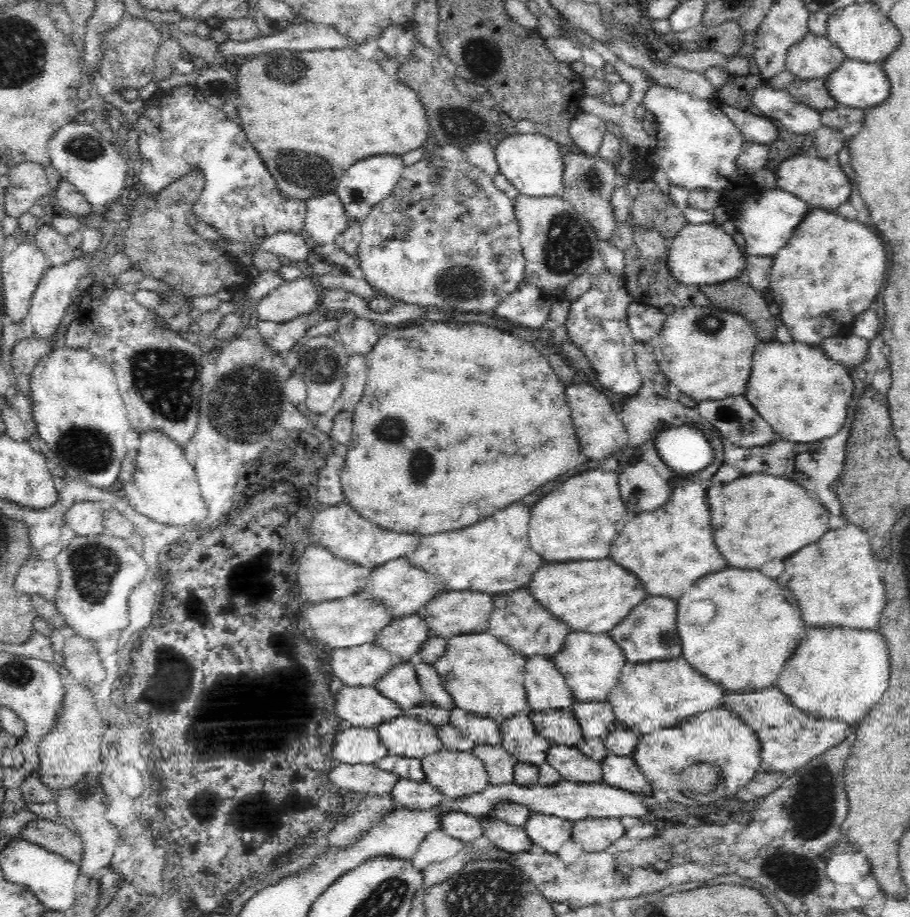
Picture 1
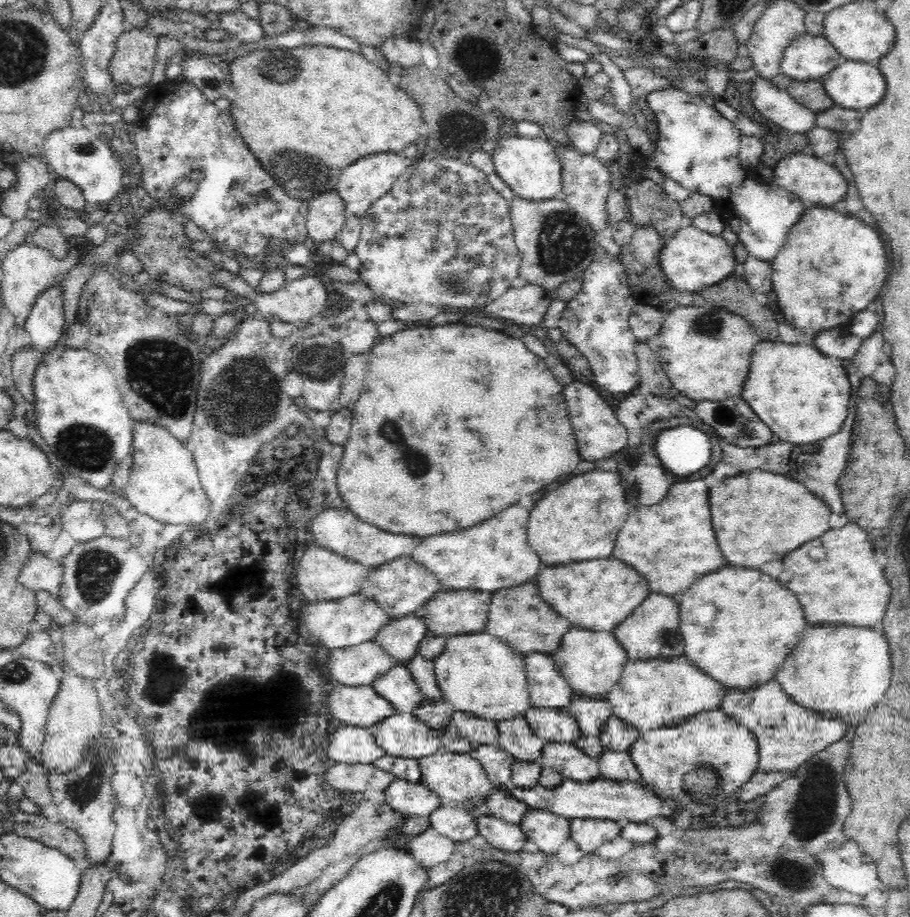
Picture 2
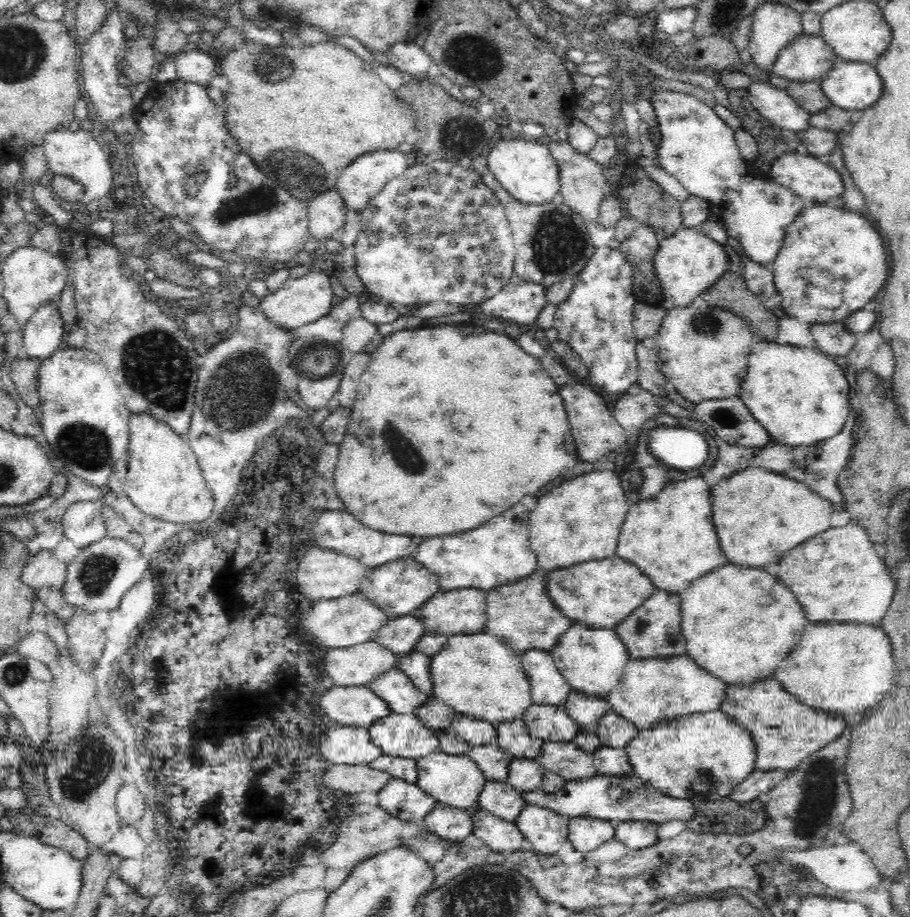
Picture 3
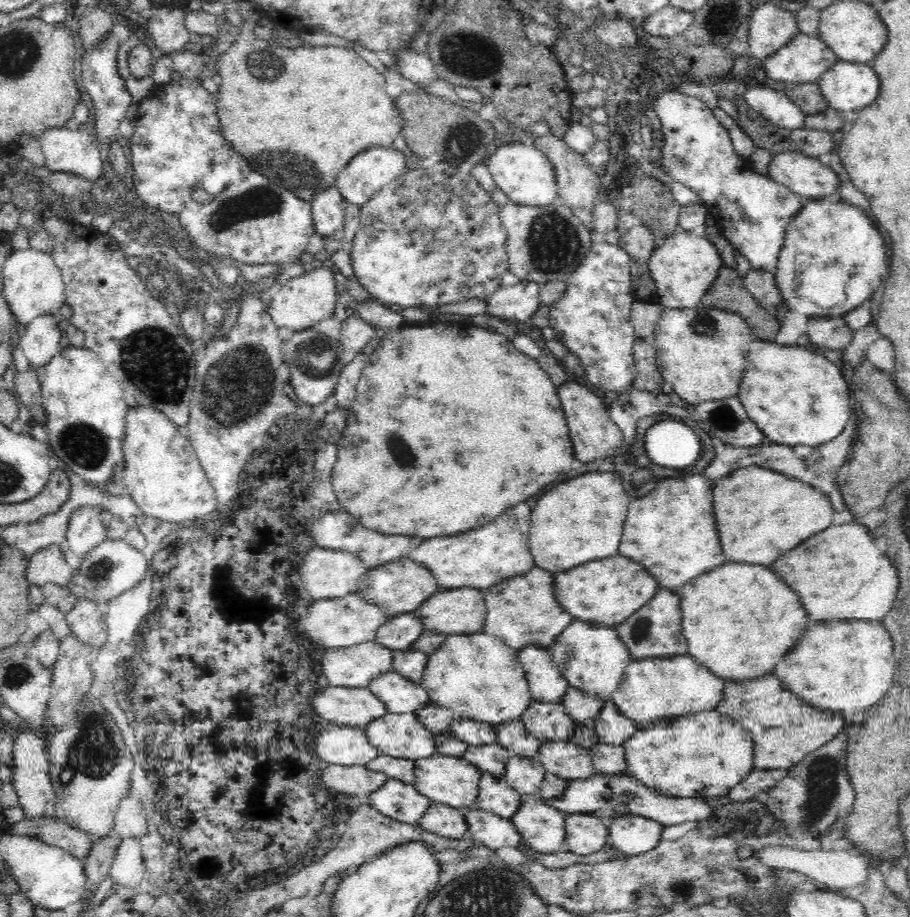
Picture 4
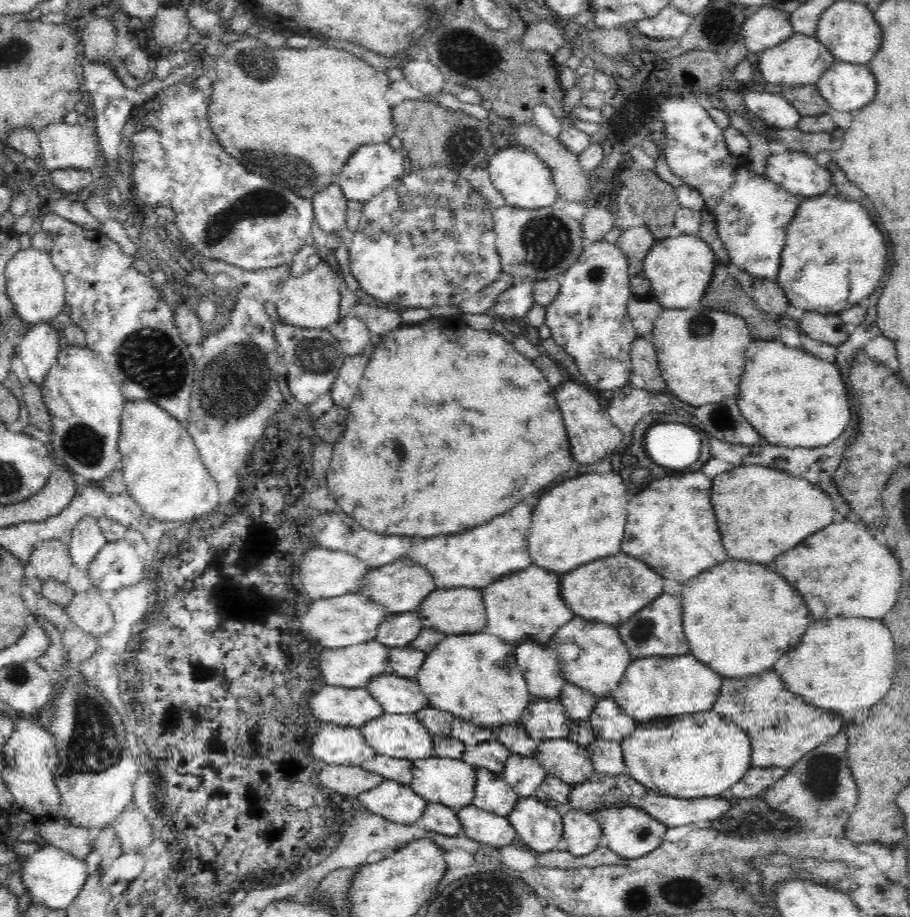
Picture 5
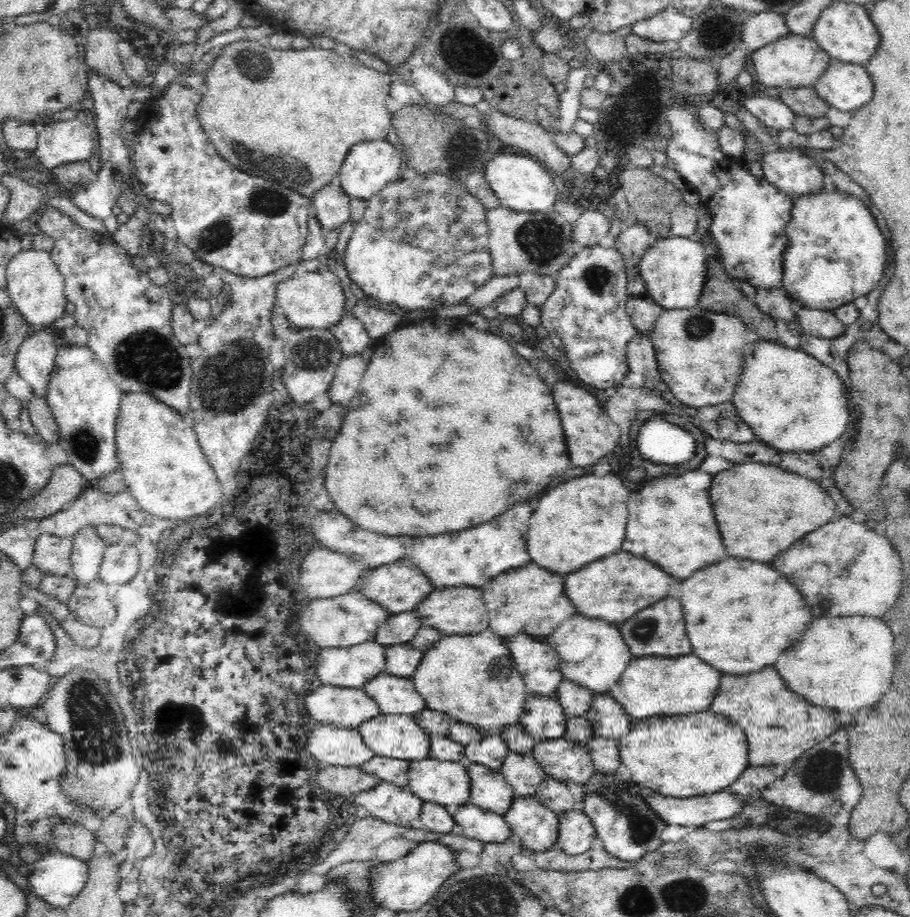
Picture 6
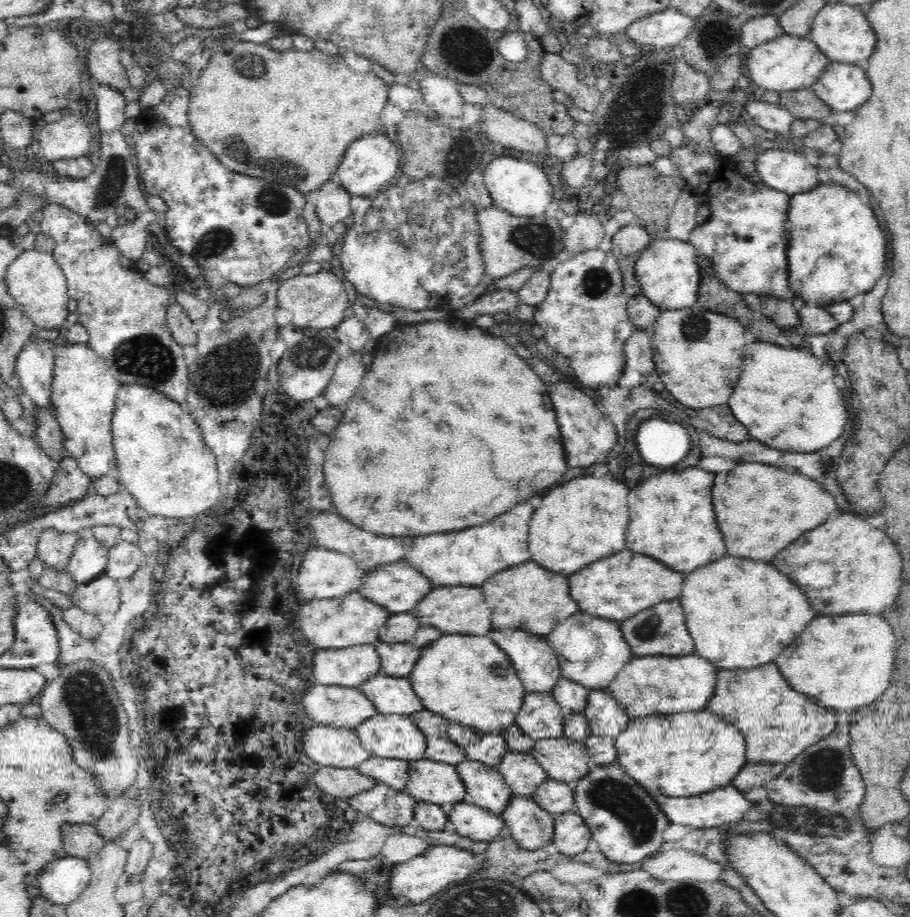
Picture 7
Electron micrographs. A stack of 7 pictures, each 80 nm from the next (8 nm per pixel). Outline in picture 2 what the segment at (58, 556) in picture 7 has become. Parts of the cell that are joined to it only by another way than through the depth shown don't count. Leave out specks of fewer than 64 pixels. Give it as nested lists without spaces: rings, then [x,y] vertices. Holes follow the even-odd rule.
[[[40,551],[32,553],[18,578],[22,586],[26,586],[34,592],[38,590],[48,591],[52,597],[59,595],[62,580],[62,562],[51,560],[47,553]]]

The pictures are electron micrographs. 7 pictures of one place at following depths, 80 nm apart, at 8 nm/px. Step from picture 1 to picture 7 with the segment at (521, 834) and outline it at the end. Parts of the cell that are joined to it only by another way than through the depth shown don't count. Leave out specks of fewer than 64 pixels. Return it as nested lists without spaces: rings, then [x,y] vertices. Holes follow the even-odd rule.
[[[466,799],[452,803],[447,817],[454,824],[454,832],[474,841],[492,841],[505,825],[502,813],[490,812]]]

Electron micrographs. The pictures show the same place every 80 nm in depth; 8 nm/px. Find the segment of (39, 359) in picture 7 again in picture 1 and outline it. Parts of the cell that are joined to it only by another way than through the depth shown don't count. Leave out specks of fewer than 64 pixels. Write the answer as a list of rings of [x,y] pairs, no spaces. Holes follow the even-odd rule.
[[[84,256],[77,261],[70,261],[66,264],[50,267],[49,271],[42,277],[37,291],[31,300],[28,317],[32,323],[32,332],[36,339],[50,339],[57,338],[60,340],[58,327],[62,324],[62,319],[67,309],[70,307],[72,301],[72,294],[76,288],[76,282],[80,278],[82,272],[86,272],[88,268],[88,257]]]

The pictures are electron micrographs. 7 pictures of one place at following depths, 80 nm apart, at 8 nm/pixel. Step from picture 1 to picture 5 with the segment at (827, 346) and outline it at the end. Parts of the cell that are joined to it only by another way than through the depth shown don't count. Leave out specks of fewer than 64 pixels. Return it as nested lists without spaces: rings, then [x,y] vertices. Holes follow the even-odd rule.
[[[806,310],[800,316],[801,331],[810,338],[836,346],[848,338],[849,327],[837,313],[822,314]]]

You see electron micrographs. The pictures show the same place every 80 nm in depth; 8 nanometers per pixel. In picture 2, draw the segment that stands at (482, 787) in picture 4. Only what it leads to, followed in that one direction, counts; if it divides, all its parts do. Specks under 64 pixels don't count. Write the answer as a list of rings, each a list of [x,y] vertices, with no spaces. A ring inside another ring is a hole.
[[[493,786],[492,790],[480,801],[483,811],[510,824],[519,824],[526,814],[528,806],[511,795],[511,791],[502,786]]]

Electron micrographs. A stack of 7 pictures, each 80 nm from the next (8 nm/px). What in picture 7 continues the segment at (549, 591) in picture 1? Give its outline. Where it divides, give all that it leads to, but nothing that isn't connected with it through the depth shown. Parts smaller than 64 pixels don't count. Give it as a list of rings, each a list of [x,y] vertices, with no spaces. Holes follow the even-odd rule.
[[[624,548],[618,554],[606,556],[586,566],[584,570],[572,574],[570,594],[572,598],[576,598],[582,610],[588,610],[588,614],[610,618],[610,620],[626,620],[650,606],[678,598],[682,592],[682,580],[684,576],[680,572],[666,568],[662,562]],[[594,610],[602,610],[602,612],[594,612]]]

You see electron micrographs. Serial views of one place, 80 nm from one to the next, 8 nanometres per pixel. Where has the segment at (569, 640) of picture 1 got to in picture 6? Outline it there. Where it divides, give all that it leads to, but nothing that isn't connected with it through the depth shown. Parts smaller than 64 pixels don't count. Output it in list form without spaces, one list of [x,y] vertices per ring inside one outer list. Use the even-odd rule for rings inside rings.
[[[572,616],[570,620],[562,622],[550,636],[544,638],[544,640],[552,647],[560,646],[564,642],[564,638],[570,634],[570,632],[576,632],[576,634],[588,634],[596,640],[596,646],[594,646],[594,652],[582,660],[582,662],[566,662],[566,660],[560,661],[560,670],[562,671],[563,678],[572,681],[588,690],[596,693],[604,693],[610,691],[610,687],[614,682],[618,682],[619,676],[624,672],[624,669],[630,660],[632,660],[631,650],[628,643],[622,640],[620,636],[620,630],[618,630],[619,624],[608,624],[604,620],[590,620],[586,616]]]

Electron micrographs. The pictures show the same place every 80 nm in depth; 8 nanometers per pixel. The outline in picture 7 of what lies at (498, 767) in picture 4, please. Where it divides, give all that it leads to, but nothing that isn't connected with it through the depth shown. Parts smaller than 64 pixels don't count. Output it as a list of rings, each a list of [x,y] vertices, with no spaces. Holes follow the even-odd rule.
[[[494,733],[478,734],[465,748],[468,759],[477,760],[492,767],[500,764],[500,760],[509,751],[502,733],[498,735]]]

